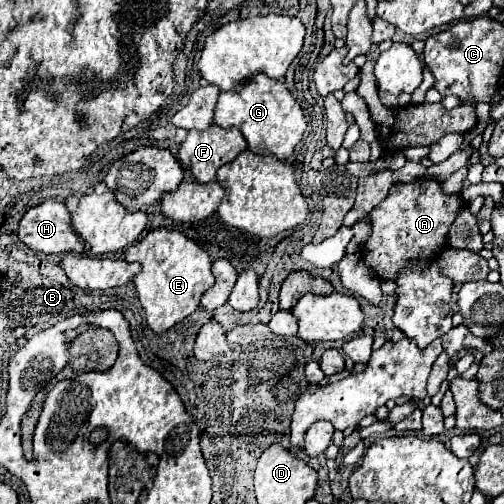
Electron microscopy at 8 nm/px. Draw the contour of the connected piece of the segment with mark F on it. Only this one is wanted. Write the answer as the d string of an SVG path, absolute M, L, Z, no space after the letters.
M212 124L204 132L188 132L188 138L180 146L178 160L194 174L200 184L208 184L216 178L220 166L232 162L244 150L246 140L240 130L224 130Z

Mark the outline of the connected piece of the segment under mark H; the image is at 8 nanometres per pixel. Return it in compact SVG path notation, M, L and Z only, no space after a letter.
M46 200L30 208L20 220L18 236L28 248L44 254L82 252L86 244L76 234L66 204L56 200Z

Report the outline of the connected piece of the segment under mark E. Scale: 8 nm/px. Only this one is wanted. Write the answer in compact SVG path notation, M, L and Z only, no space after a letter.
M152 230L144 240L128 246L124 260L140 262L142 270L134 278L140 304L144 306L148 326L160 334L174 324L190 316L198 306L202 294L214 284L214 274L210 270L210 258L204 248L194 240L186 238L174 230Z

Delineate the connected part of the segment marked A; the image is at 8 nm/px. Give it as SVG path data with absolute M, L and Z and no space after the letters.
M418 178L408 184L394 184L388 198L372 210L372 234L364 244L364 262L374 268L382 280L394 280L404 262L416 258L434 260L446 246L446 234L464 200L458 194L444 194L438 180Z

